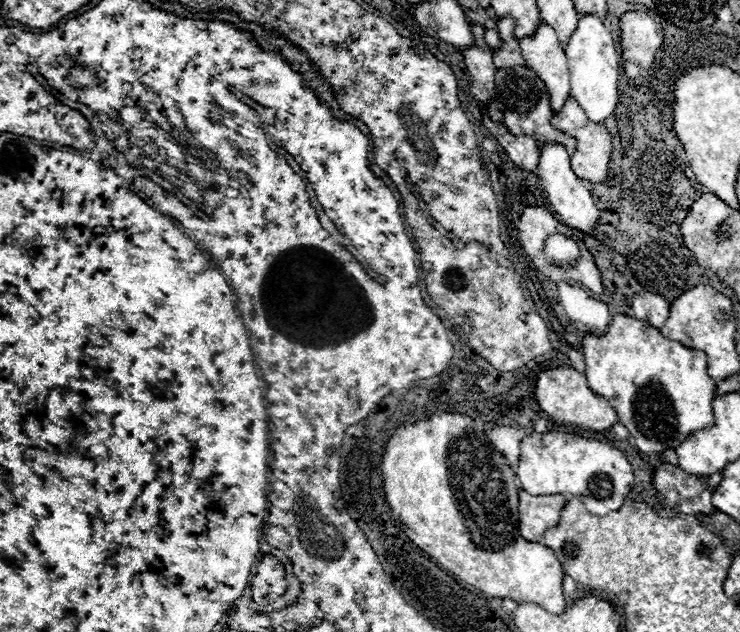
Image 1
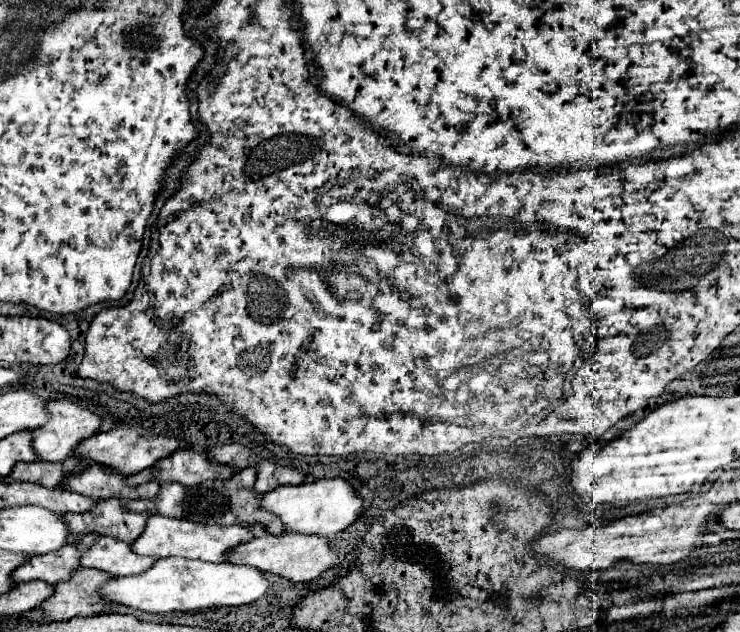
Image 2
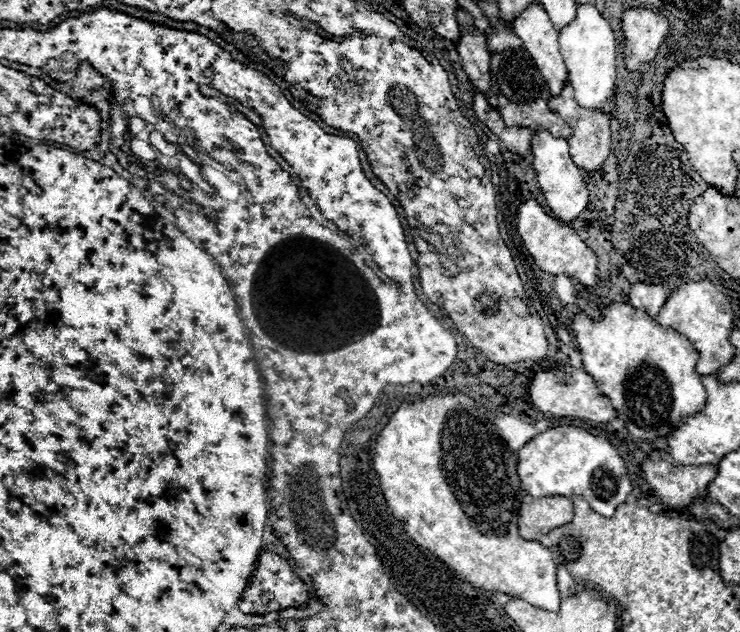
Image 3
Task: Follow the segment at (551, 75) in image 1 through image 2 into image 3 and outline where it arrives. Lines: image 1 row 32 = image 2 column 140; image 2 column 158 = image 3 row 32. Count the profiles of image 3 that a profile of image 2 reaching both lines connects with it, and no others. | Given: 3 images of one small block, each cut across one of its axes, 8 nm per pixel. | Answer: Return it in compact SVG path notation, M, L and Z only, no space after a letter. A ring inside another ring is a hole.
M538 2L530 4L514 18L512 30L522 38L524 48L540 68L550 94L558 96L568 80L568 70L558 48L558 30L550 22L546 10Z

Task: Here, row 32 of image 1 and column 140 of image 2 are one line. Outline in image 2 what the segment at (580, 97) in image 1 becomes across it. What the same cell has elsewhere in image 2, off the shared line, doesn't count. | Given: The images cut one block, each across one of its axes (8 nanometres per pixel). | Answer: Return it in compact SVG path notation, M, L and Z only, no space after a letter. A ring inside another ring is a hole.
M160 558L146 572L112 578L100 586L100 596L106 598L108 604L128 606L134 610L150 612L150 614L166 614L166 612L192 612L212 606L242 606L262 598L268 590L268 580L264 572L256 568L236 566L230 562L202 562L202 560L186 560L186 558Z

